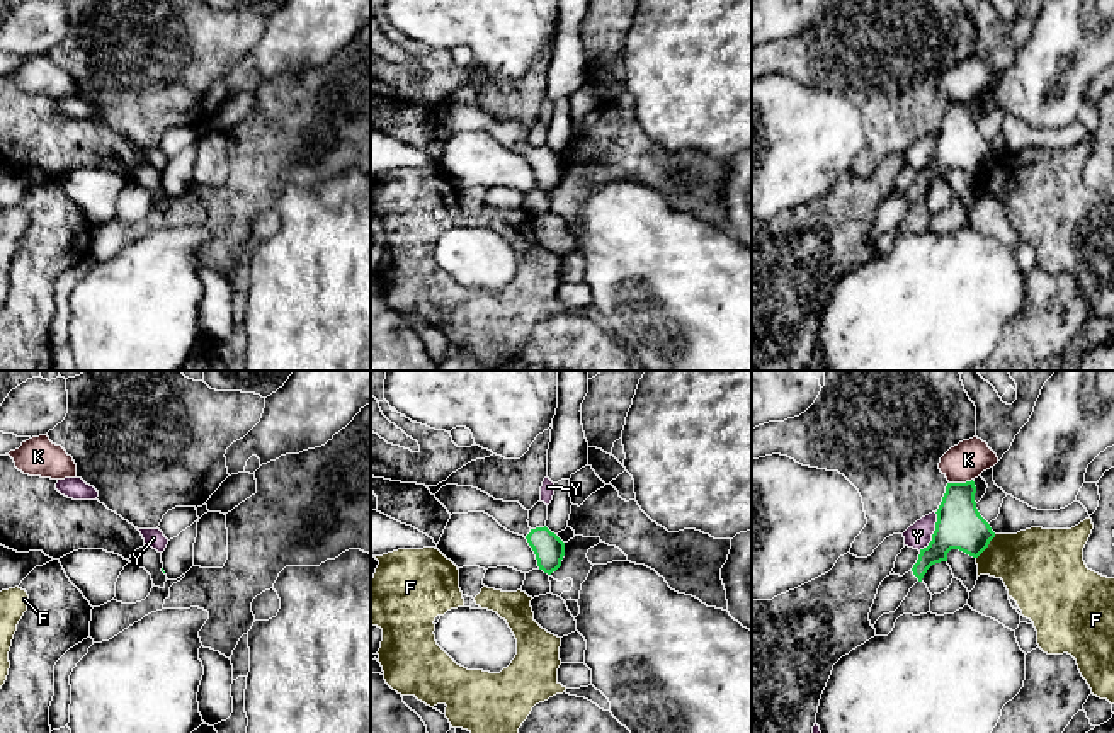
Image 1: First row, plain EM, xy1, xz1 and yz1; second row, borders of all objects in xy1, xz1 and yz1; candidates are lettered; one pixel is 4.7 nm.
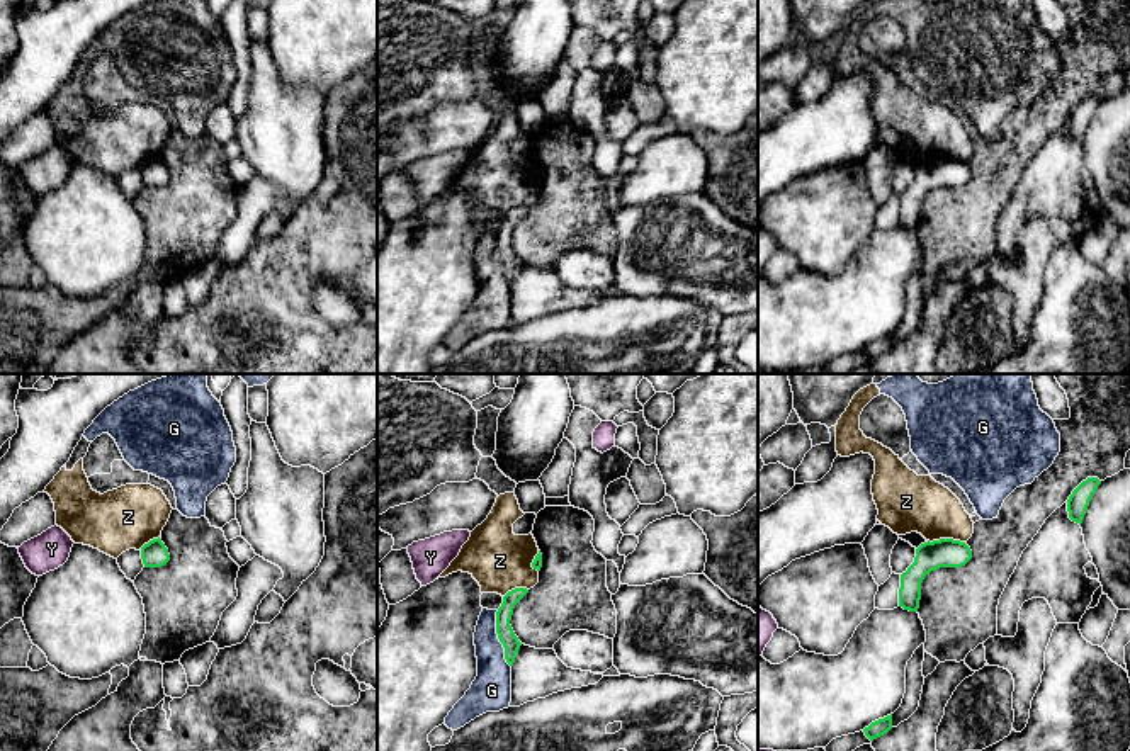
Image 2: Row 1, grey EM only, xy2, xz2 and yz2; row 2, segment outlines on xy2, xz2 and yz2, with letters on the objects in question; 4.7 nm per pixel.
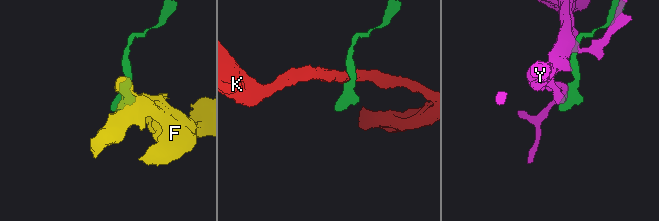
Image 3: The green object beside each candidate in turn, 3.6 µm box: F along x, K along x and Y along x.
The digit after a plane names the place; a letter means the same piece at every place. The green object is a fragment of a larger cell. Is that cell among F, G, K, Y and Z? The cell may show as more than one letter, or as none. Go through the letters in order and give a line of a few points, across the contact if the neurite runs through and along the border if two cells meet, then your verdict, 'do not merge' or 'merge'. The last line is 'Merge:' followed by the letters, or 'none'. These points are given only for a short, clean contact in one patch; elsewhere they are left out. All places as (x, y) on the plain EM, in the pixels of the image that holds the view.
F: line yz1 (995, 153), (977, 177); do not merge
G: do not merge
K: line yz1 (971, 97), (961, 102), (949, 102); do not merge
Y: line yz1 (936, 131), (932, 159), (919, 169); do not merge
Z: line yz2 (928, 158), (964, 162); do not merge
Merge: none

